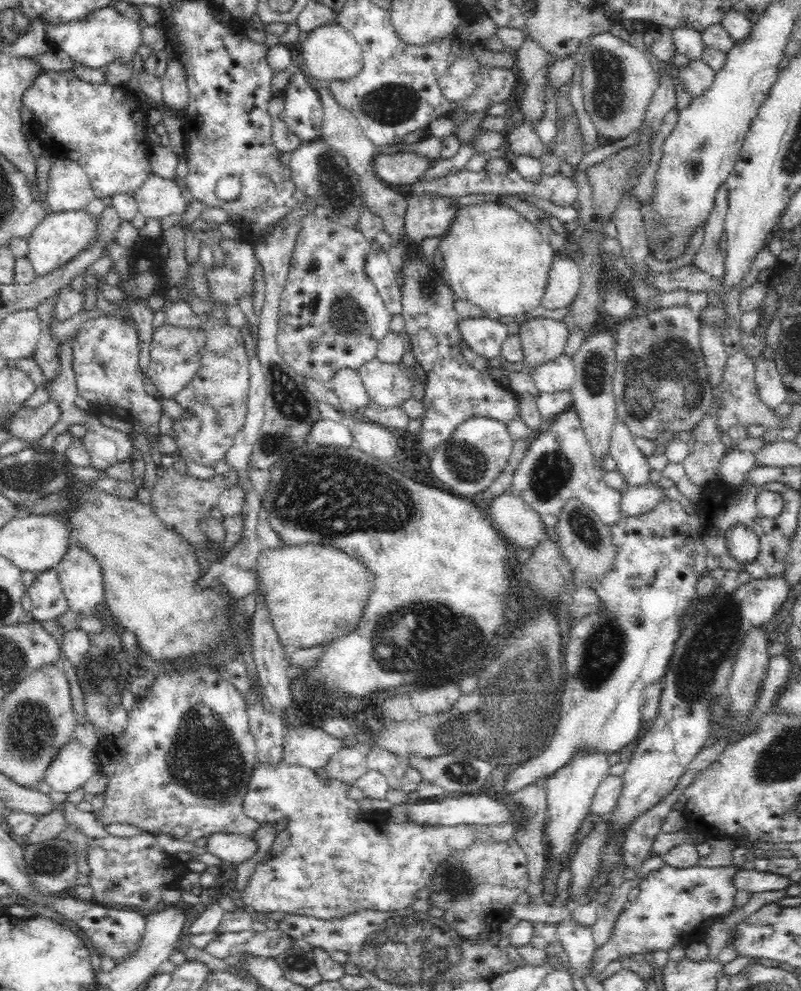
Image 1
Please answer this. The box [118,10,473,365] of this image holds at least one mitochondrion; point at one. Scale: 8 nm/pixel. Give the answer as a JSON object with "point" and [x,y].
{"point":[389,104]}

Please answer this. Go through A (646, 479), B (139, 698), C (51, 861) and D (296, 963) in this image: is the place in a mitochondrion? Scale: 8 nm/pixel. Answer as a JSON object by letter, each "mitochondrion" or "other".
{"A":"other","B":"other","C":"mitochondrion","D":"mitochondrion"}

